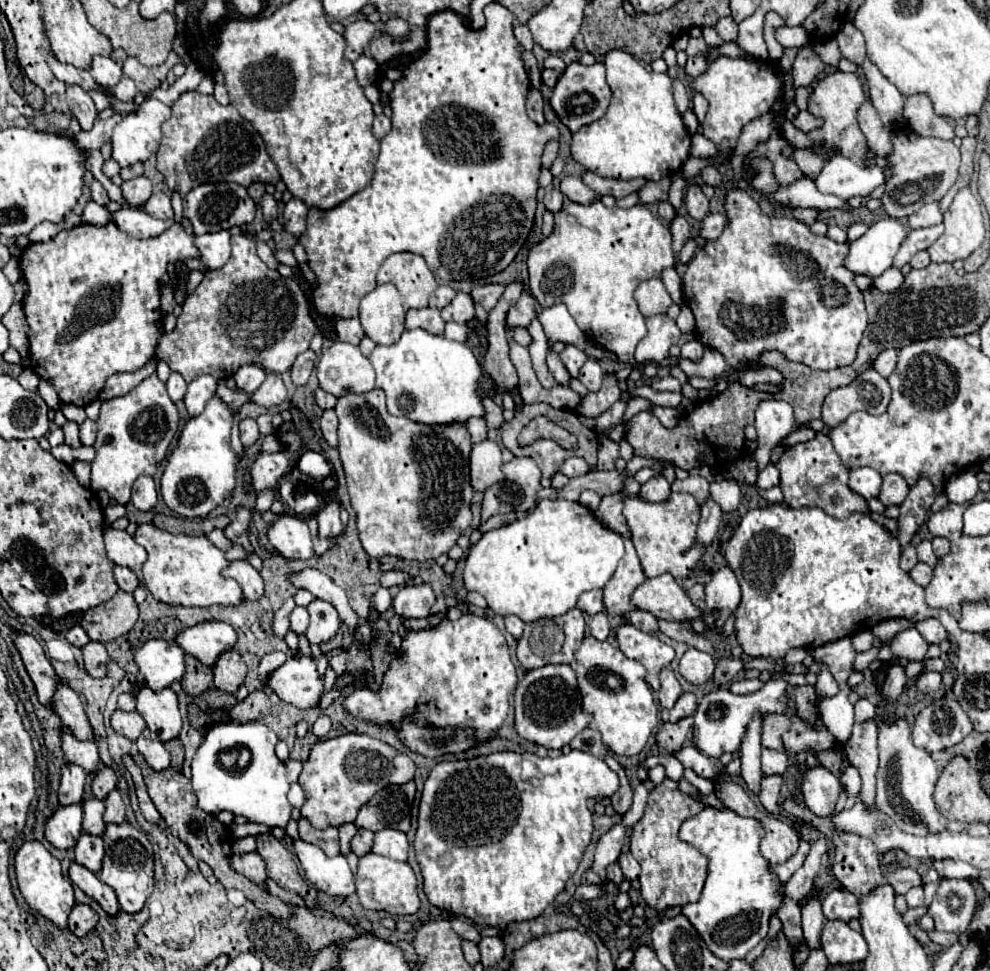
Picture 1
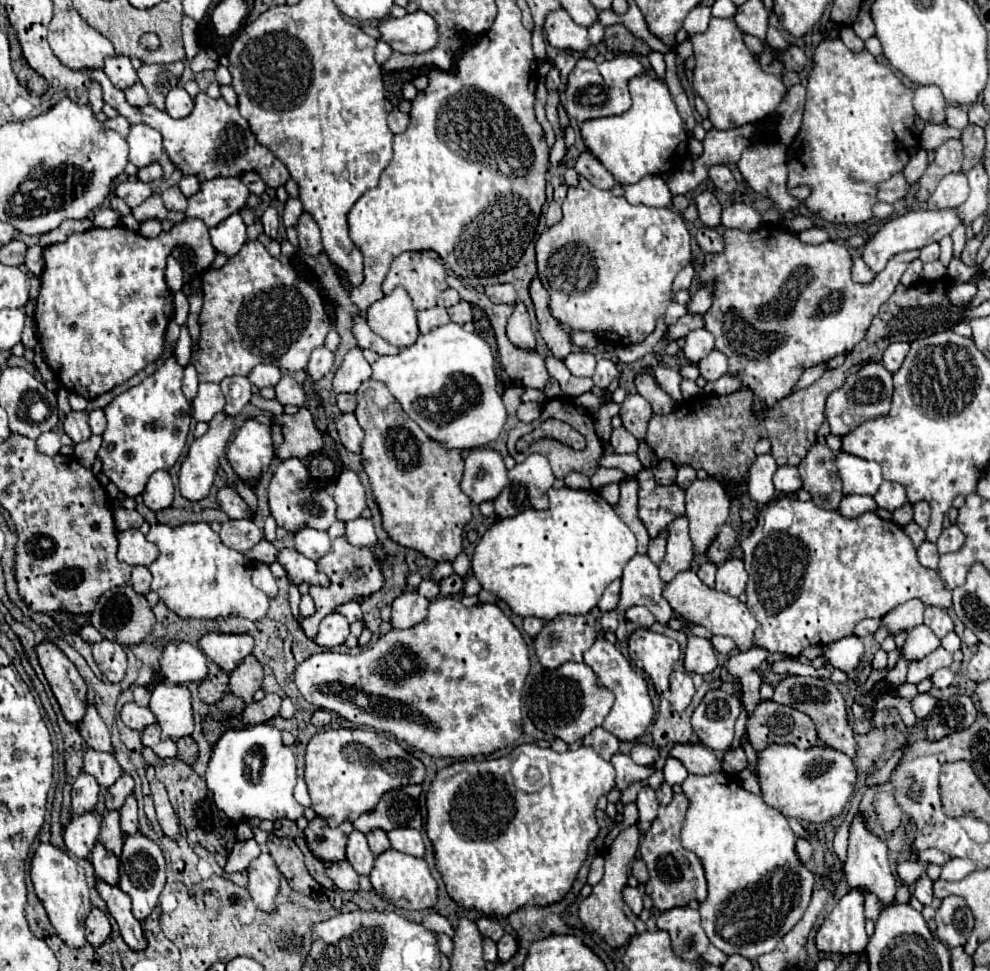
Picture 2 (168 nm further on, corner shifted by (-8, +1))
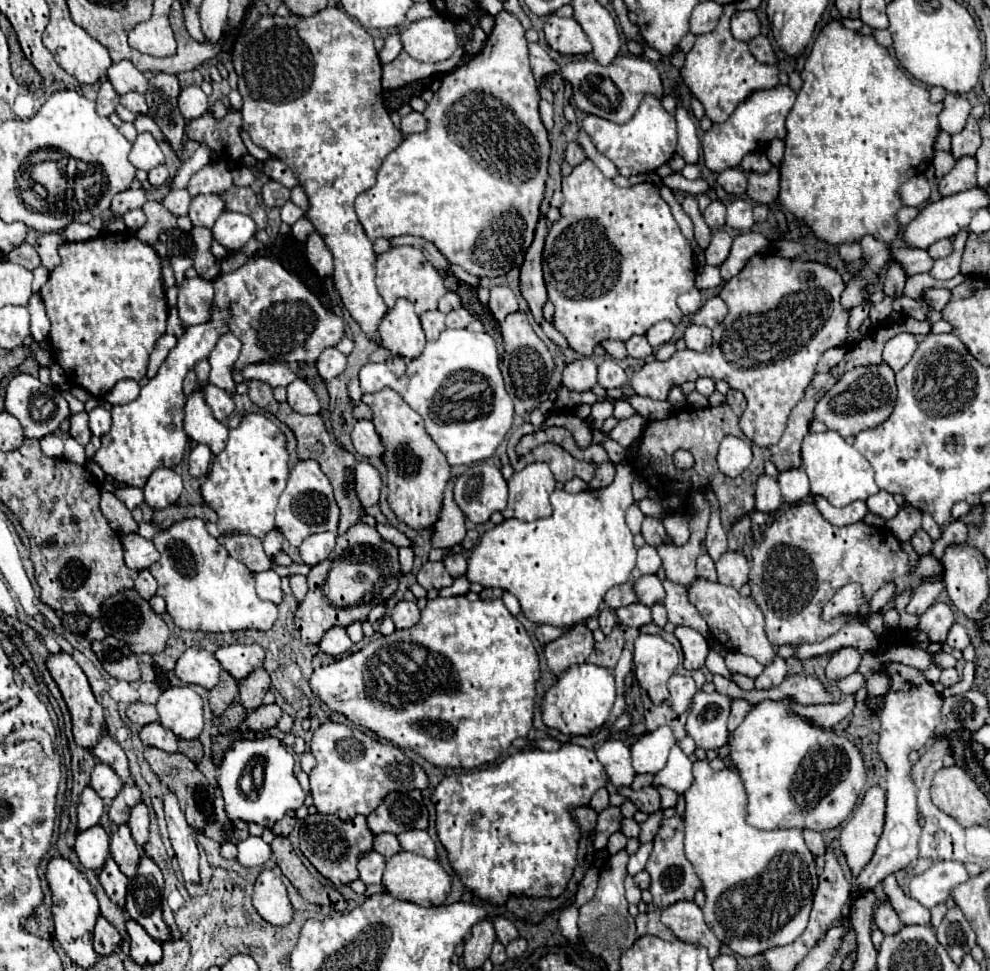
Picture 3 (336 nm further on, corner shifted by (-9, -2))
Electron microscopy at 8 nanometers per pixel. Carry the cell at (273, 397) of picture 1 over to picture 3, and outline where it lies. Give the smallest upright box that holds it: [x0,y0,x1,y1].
[286,379,320,415]

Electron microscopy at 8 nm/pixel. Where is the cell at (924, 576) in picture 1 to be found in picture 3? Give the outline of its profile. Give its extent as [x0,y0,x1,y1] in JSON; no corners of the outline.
[912,529,934,557]

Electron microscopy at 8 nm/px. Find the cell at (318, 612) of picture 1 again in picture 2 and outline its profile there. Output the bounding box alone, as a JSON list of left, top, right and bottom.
[315,614,349,648]

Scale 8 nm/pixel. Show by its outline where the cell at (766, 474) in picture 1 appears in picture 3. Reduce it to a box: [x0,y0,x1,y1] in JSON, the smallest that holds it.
[778,467,810,503]

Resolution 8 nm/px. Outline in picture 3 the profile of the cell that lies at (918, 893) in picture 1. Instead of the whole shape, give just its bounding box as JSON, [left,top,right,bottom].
[910,861,970,909]

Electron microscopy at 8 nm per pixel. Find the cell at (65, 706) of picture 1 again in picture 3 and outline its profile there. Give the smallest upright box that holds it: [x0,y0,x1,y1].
[92,733,130,781]

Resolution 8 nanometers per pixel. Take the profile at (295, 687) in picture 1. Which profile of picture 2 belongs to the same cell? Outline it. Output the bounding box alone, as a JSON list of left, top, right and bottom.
[295,596,529,758]

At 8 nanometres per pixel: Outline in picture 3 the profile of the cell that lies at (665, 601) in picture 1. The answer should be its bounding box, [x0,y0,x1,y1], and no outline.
[688,579,774,665]

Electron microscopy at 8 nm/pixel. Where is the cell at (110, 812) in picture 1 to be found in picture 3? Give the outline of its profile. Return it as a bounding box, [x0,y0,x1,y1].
[128,801,150,847]

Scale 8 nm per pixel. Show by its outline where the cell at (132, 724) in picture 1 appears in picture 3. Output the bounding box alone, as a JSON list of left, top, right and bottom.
[126,703,158,725]

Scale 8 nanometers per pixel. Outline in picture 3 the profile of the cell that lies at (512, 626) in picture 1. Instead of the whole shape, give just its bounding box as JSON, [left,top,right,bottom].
[536,625,564,645]

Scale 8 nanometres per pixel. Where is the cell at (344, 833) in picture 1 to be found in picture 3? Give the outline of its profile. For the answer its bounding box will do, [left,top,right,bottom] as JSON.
[358,851,386,885]

